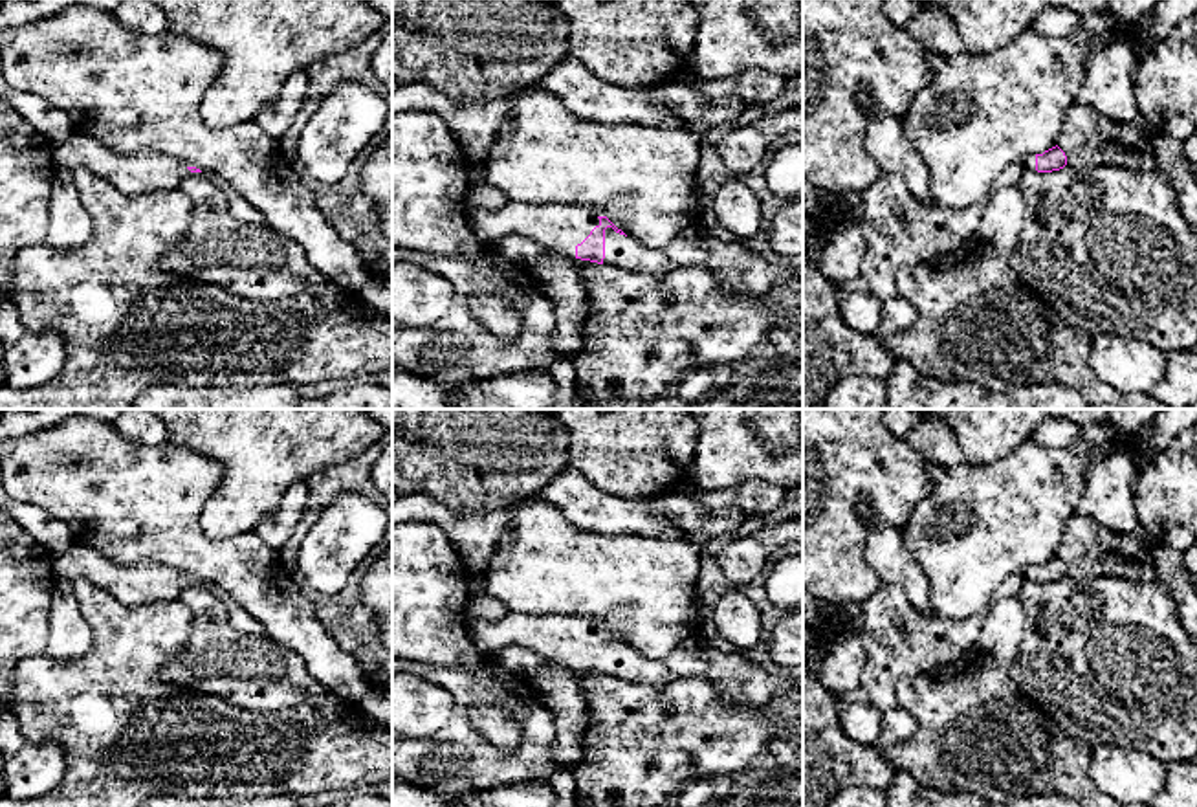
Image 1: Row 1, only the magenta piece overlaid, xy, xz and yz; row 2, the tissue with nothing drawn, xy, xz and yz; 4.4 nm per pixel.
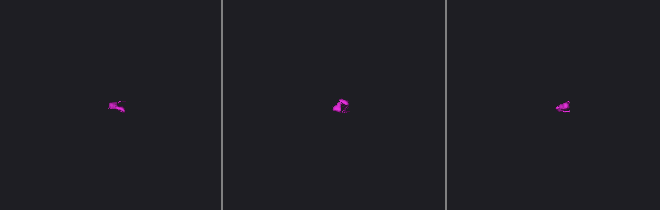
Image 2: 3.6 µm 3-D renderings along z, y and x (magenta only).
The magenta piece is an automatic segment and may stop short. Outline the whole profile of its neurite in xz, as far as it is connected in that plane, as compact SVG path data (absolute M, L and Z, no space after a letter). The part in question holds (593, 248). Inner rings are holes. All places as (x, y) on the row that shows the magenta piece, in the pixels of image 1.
M508 202L493 213L466 205L464 215L488 249L519 235L541 248L651 277L700 268L713 271L724 290L750 297L761 297L803 273L799 268L777 266L741 242L726 244L698 224L682 229L665 248L651 249L587 205Z

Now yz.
M1056 145L1043 154L1027 154L1017 163L1014 163L1014 171L1017 174L1016 183L1019 182L1023 172L1038 171L1038 172L1052 172L1060 171L1067 165L1065 152Z

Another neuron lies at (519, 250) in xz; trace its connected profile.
M519 235L499 240L491 249L519 268L528 268L543 251L537 242Z

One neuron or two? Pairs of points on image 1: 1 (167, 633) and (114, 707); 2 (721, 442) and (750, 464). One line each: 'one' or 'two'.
1: one
2: one

